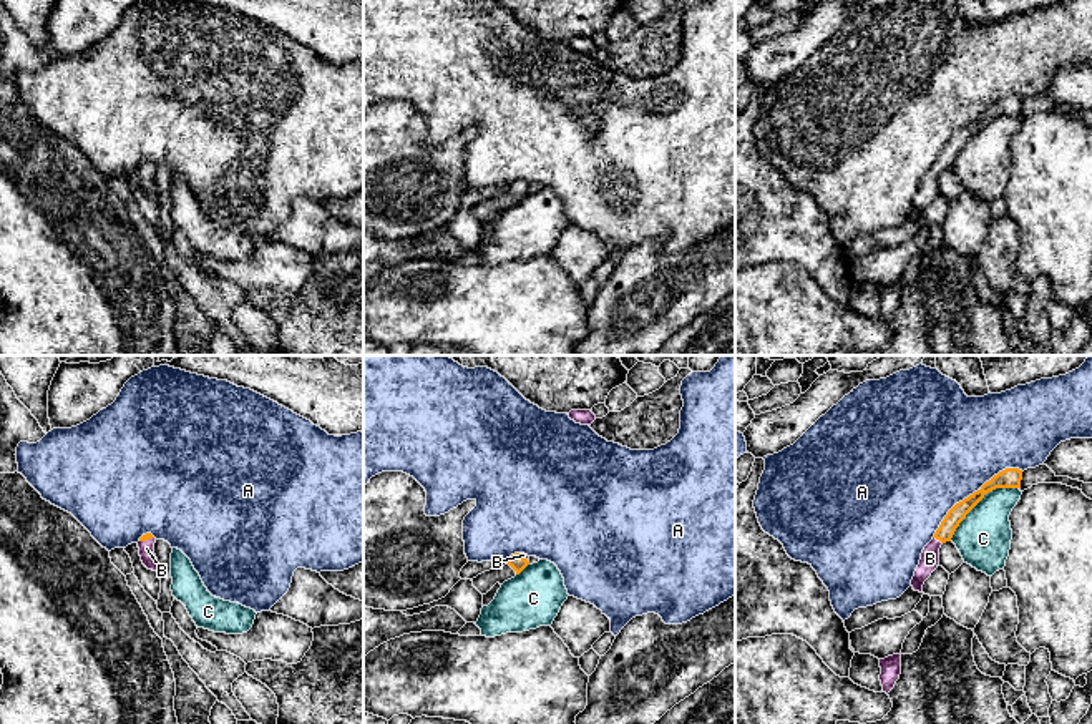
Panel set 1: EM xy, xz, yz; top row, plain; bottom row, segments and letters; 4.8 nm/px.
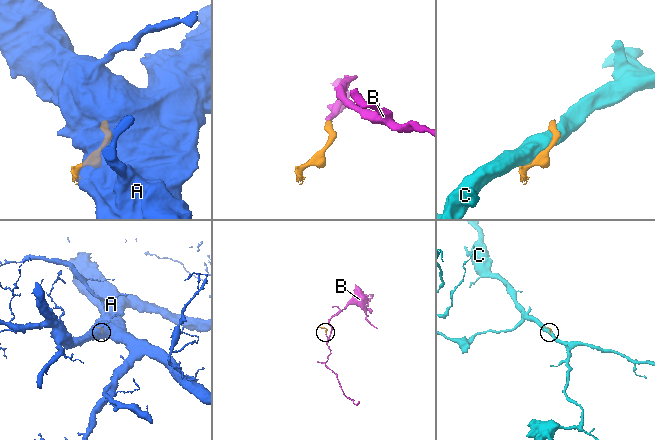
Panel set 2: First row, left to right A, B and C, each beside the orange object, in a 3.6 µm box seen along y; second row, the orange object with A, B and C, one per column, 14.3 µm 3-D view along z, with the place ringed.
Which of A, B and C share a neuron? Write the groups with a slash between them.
A / B / C

